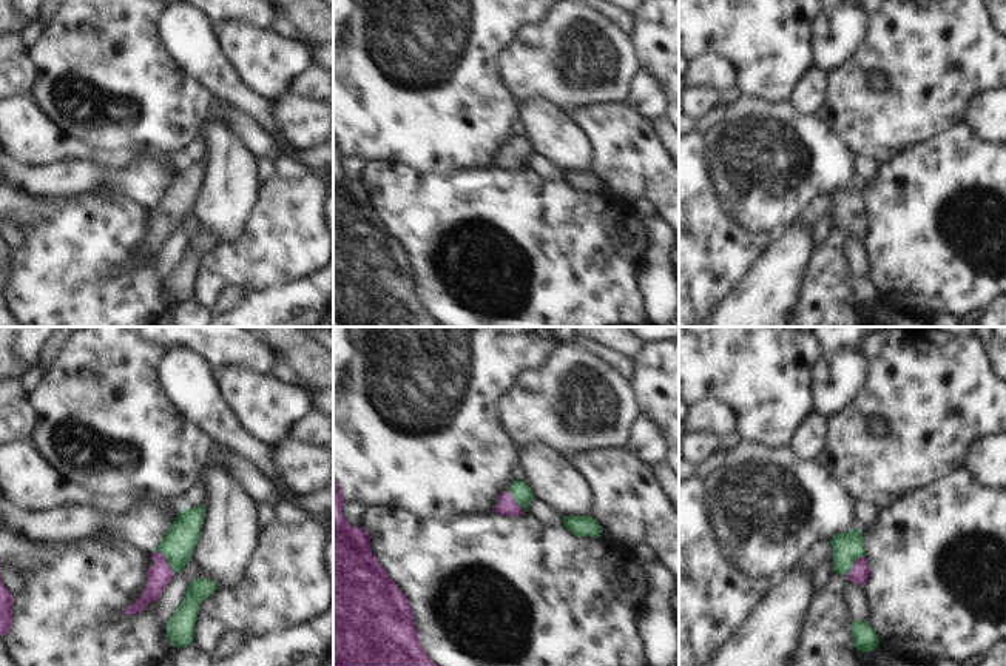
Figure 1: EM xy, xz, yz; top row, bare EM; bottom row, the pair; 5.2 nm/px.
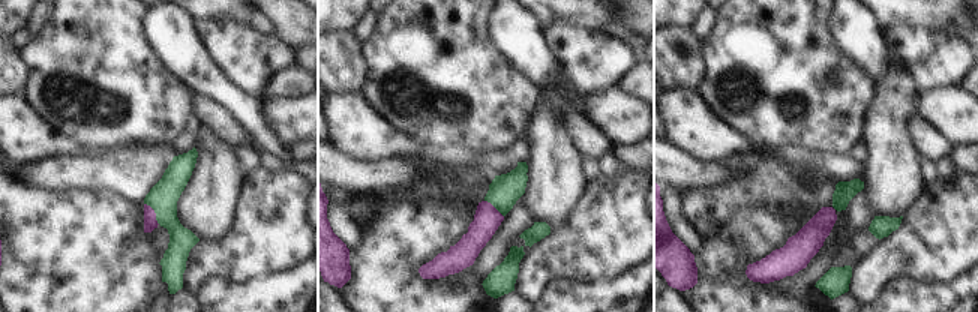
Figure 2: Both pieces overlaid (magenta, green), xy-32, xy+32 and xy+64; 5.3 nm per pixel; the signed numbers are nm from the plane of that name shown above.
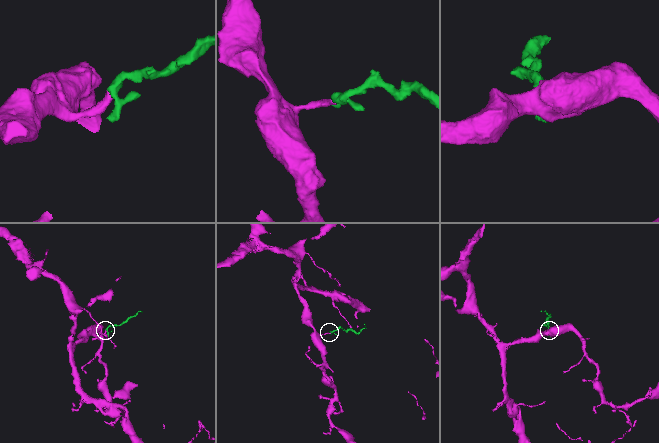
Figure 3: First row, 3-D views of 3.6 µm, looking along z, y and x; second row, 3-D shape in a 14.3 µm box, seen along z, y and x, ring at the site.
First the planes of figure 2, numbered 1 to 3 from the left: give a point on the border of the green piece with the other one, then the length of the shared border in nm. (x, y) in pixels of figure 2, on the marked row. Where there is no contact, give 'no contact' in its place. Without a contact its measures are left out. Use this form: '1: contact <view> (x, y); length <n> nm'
1: contact xy-32 (155, 213); length 150 nm
2: contact xy+32 (494, 207); length 140 nm
3: no contact

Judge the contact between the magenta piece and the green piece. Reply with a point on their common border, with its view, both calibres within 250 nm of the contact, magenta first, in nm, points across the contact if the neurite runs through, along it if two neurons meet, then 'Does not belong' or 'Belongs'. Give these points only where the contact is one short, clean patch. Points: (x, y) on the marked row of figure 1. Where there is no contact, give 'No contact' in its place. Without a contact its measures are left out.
Touches magenta at xy (167, 561). Thickness 120 nm (magenta) against 170 nm. Path across: xy (159, 575), (167, 561), (178, 543). Belongs.

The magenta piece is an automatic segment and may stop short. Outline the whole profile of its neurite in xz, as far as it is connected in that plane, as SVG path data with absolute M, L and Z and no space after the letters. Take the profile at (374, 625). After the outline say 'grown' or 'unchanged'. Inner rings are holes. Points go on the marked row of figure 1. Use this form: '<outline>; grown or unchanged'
M333 476L333 666L437 666L421 648L407 597L380 564L369 533L349 524L343 504Z; unchanged

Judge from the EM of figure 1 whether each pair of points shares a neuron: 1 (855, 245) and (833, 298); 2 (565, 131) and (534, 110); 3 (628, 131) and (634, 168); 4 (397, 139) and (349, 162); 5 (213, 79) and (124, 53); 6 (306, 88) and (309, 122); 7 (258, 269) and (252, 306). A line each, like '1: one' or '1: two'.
1: two
2: one
3: one
4: two
5: two
6: two
7: two

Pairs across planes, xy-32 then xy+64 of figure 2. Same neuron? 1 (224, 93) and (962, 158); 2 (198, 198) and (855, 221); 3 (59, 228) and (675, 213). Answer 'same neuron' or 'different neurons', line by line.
1: different neurons
2: different neurons
3: different neurons

